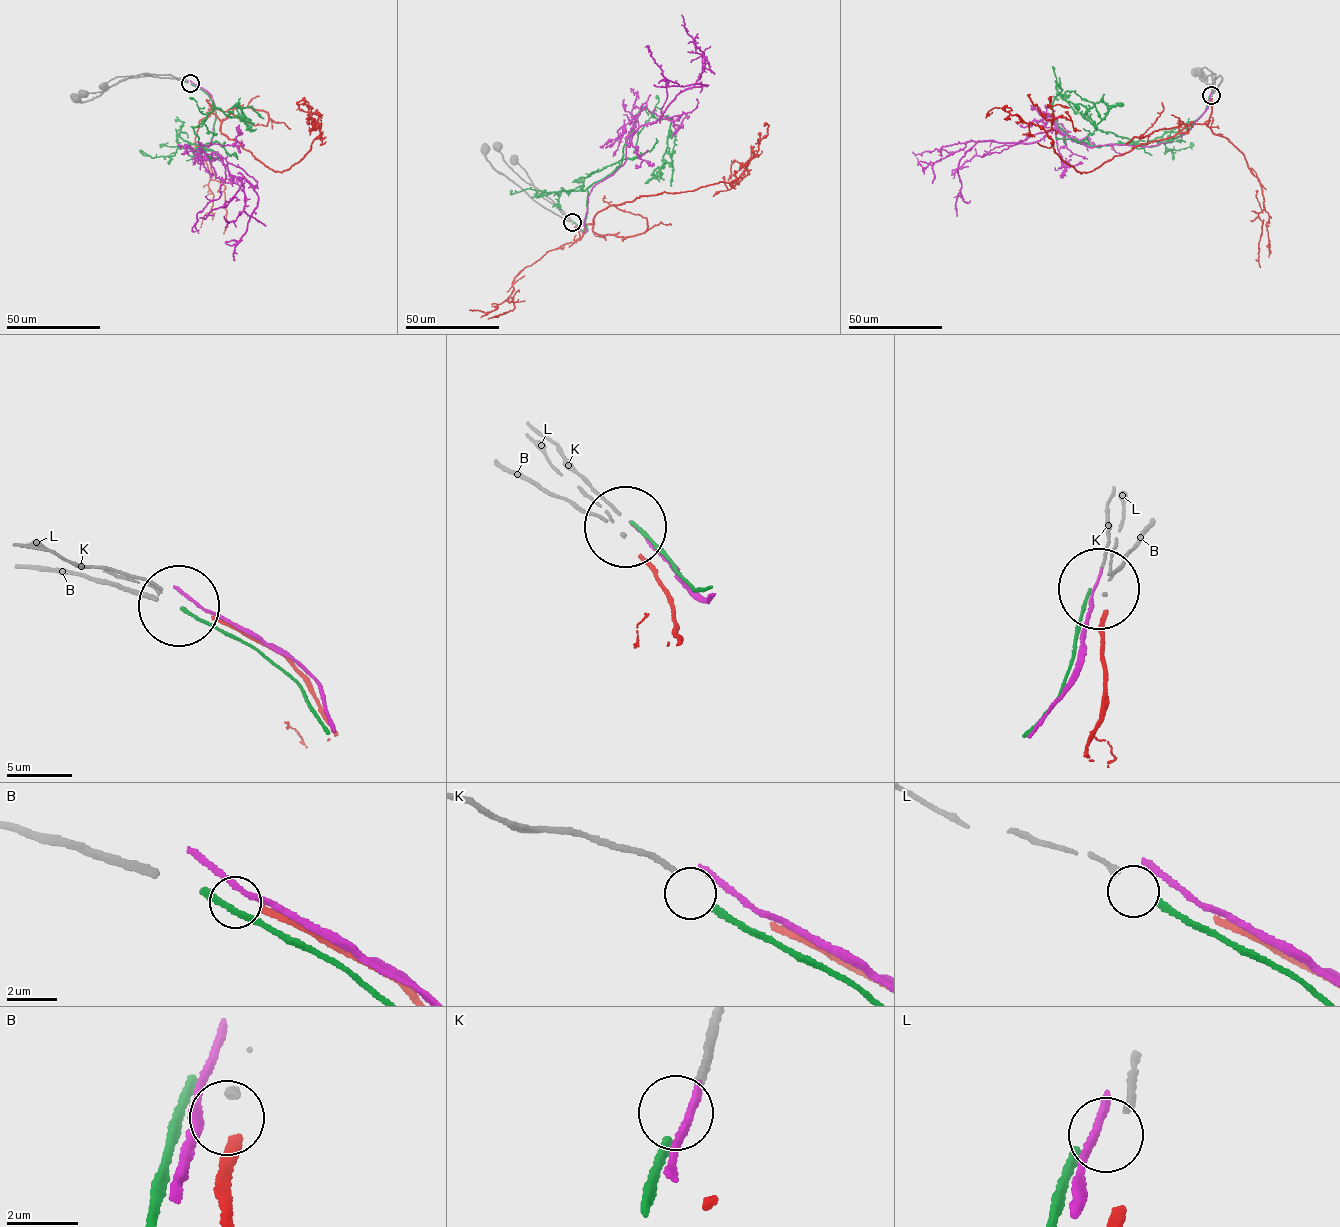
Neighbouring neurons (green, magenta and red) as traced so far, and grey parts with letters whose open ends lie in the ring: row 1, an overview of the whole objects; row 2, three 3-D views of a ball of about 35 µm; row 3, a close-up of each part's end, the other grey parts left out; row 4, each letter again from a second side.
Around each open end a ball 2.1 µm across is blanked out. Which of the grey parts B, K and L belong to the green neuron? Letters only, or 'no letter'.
K

